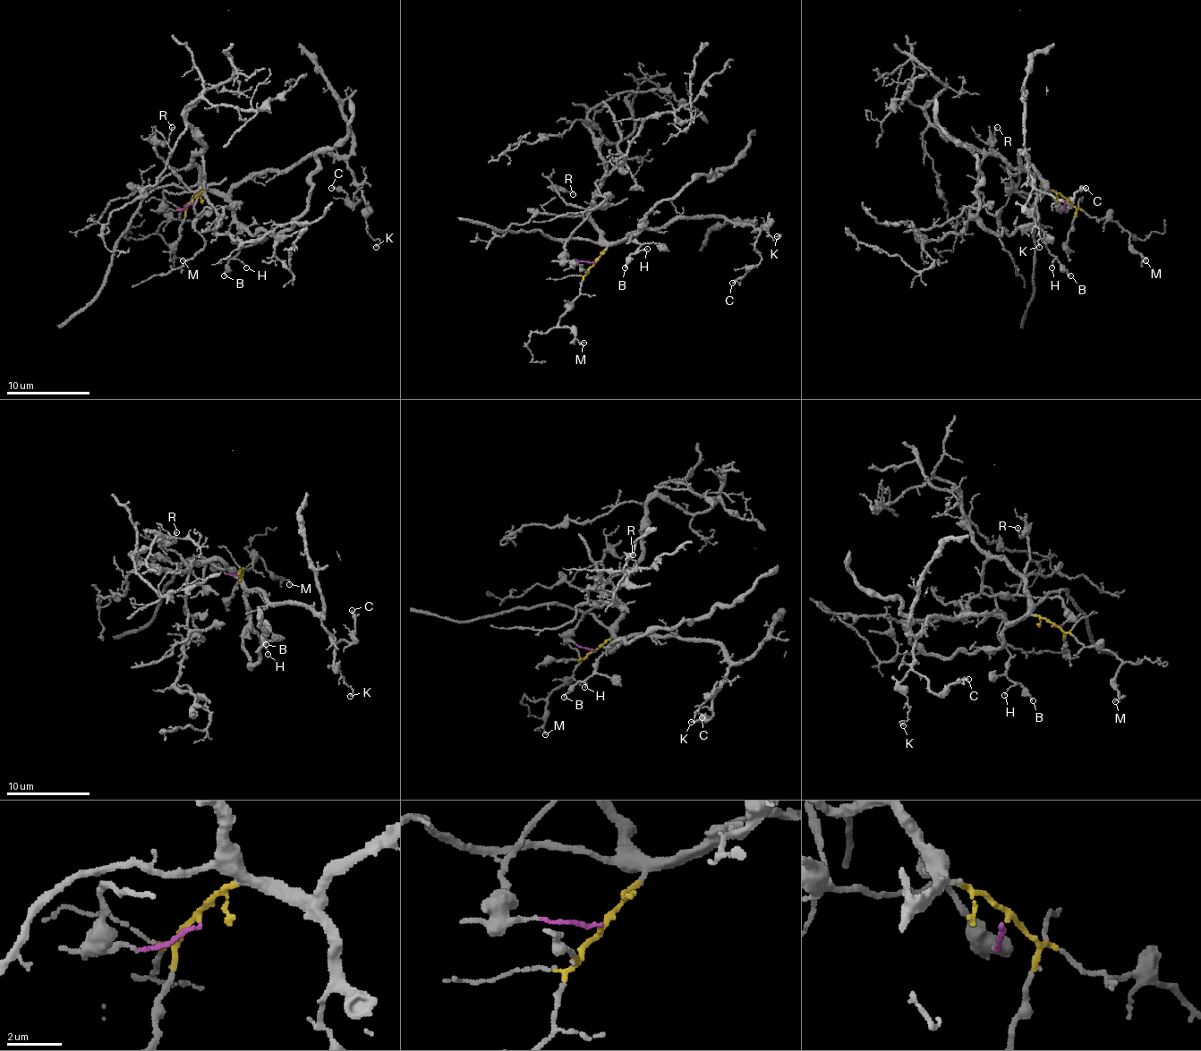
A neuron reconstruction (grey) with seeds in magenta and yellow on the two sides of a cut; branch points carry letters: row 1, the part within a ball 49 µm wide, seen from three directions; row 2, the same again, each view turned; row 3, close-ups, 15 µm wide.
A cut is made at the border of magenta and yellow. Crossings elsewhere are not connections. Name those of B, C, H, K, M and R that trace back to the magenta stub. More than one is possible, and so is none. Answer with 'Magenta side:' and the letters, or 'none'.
Magenta side: R

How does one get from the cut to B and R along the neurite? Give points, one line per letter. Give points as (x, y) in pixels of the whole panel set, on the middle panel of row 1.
B: (594, 264), (609, 245), (619, 243), (632, 233), (634, 234), (630, 239), (640, 245), (630, 256), (626, 268)
R: (594, 262), (572, 259), (566, 253), (566, 241), (588, 210), (569, 206), (557, 193), (557, 189), (574, 193)

